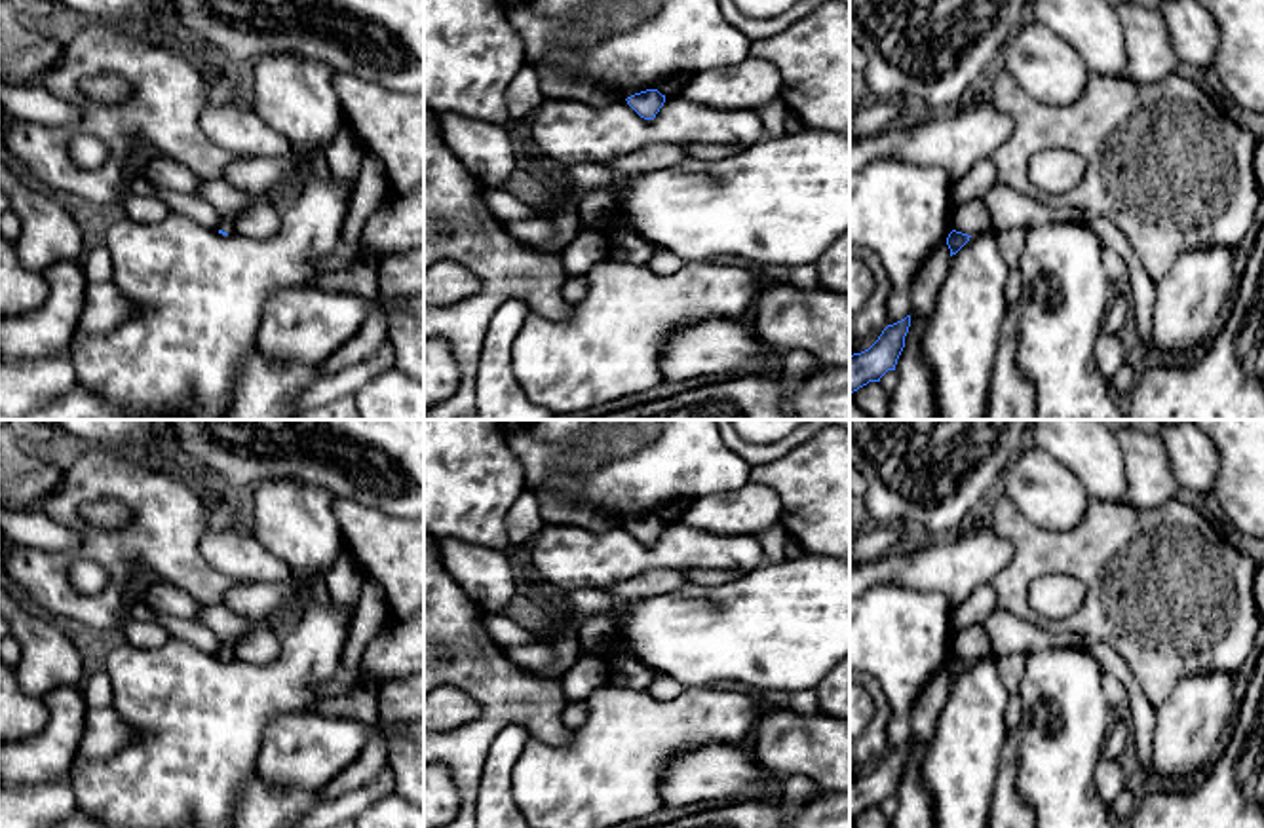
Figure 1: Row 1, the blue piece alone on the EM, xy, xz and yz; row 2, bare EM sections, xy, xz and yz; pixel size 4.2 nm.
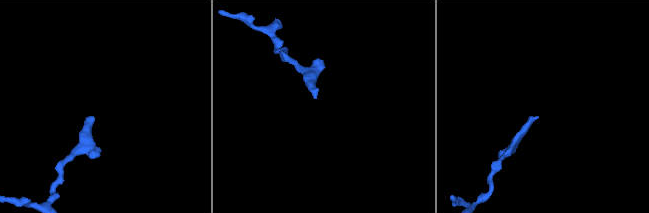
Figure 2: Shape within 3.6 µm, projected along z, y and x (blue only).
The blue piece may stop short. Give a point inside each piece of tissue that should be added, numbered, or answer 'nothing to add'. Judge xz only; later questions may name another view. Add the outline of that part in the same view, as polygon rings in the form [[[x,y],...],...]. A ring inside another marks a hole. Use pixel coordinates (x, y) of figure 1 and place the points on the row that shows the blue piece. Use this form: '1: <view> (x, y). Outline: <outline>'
nothing to add

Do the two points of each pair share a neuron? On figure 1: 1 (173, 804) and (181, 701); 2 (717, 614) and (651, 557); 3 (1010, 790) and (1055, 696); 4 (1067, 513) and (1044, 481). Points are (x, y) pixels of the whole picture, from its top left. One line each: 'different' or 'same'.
1: same
2: different
3: different
4: same

